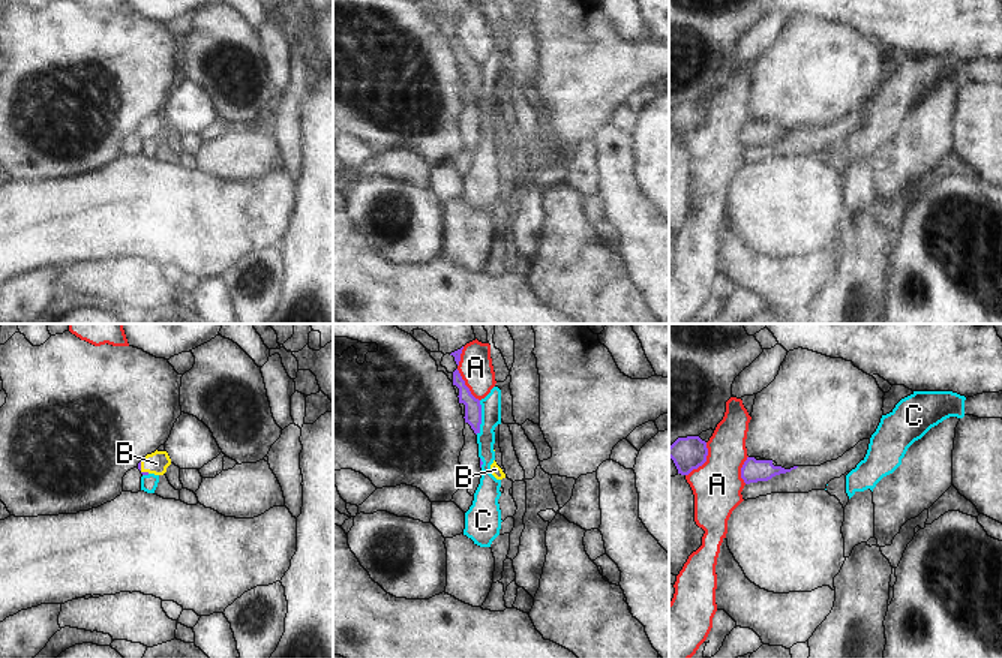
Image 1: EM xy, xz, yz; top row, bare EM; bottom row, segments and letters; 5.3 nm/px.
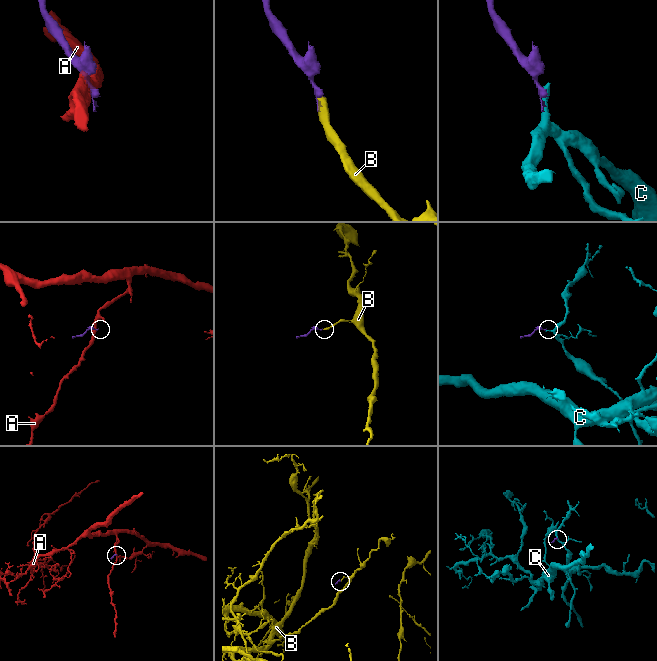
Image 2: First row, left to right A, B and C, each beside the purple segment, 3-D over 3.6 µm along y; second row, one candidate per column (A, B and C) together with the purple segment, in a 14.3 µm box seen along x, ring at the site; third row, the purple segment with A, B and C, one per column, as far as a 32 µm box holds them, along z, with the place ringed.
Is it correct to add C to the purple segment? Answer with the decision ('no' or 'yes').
no

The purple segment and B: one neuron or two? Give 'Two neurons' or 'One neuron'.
One neuron.

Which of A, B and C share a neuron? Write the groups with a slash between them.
A / B / C

